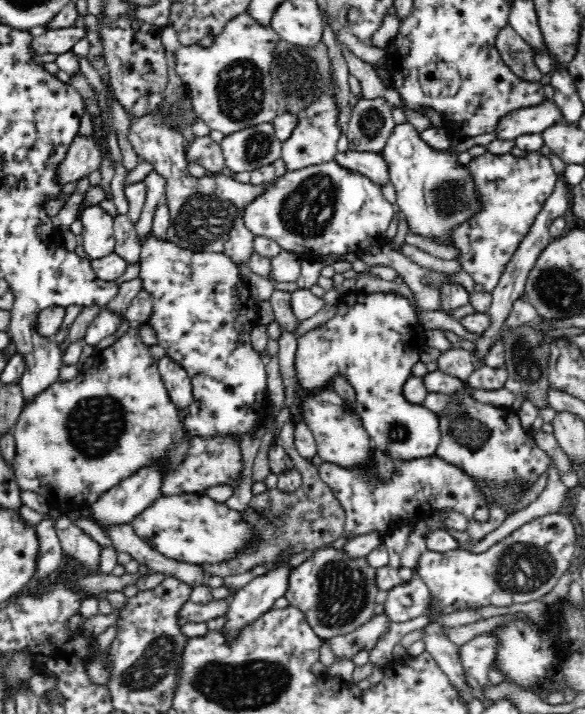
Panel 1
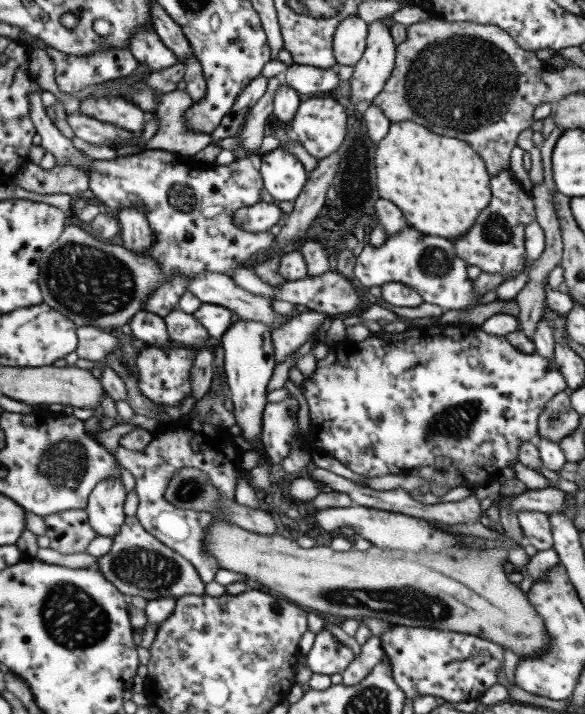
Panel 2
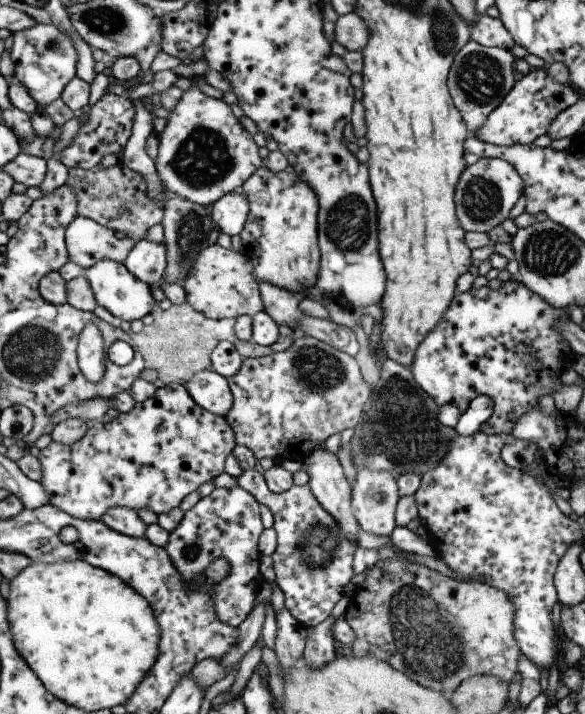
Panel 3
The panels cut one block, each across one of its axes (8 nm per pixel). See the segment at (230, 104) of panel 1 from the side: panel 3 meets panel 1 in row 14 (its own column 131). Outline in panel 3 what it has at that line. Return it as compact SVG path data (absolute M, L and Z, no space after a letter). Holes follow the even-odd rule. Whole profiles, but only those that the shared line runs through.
M80 215L66 227L64 242L69 260L85 270L104 259L123 263L137 243L132 237L118 236L114 229Z

